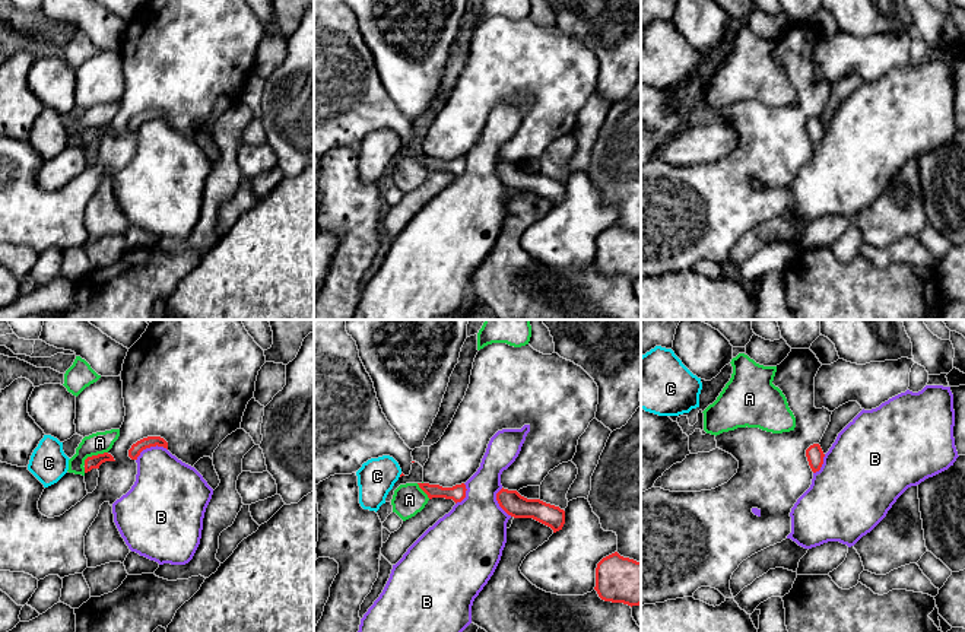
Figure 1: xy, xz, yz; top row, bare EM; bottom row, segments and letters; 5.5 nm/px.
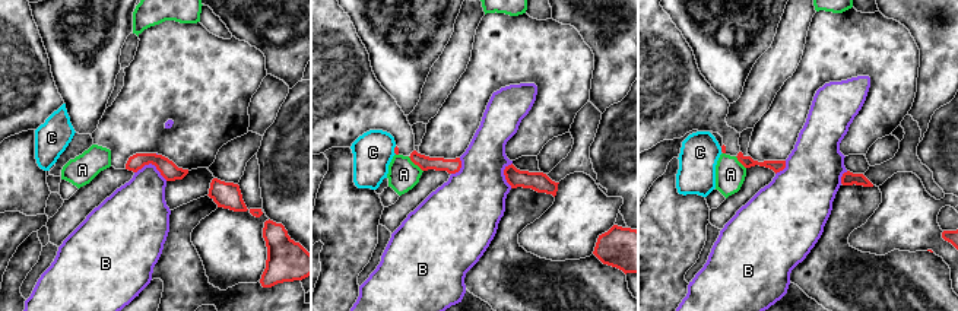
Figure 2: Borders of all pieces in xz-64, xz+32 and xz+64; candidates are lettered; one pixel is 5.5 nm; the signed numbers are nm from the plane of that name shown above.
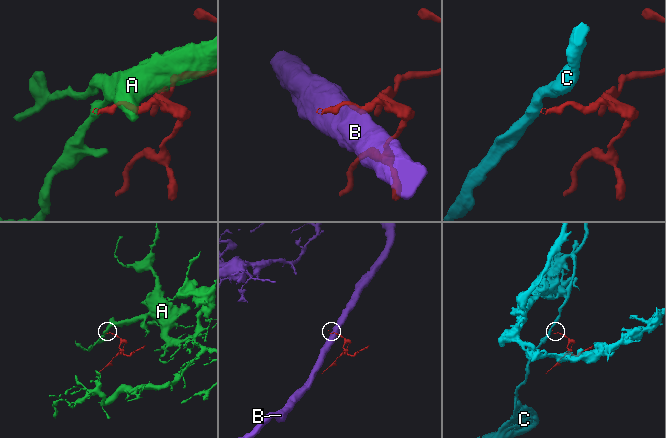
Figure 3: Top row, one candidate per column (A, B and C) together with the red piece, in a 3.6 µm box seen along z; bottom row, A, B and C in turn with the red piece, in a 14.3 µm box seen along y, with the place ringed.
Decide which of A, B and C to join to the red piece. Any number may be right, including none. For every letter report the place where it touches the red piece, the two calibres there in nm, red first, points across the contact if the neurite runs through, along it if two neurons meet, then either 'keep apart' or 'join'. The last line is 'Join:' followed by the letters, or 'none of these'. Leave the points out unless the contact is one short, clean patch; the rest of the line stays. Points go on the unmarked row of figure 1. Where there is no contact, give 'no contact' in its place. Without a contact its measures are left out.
A: xy (94, 129) | 70/120 nm | along xy (107, 124), (89, 129), (83, 137) | keep apart
B: xy (149, 120) | 70/340 nm | along xy (167, 121), (146, 120), (136, 133) | keep apart
C: xz (400, 148) | 20/200 nm | along xz (402, 146), (399, 149) | keep apart
Join: none of these

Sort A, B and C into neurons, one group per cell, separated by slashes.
A / B / C

